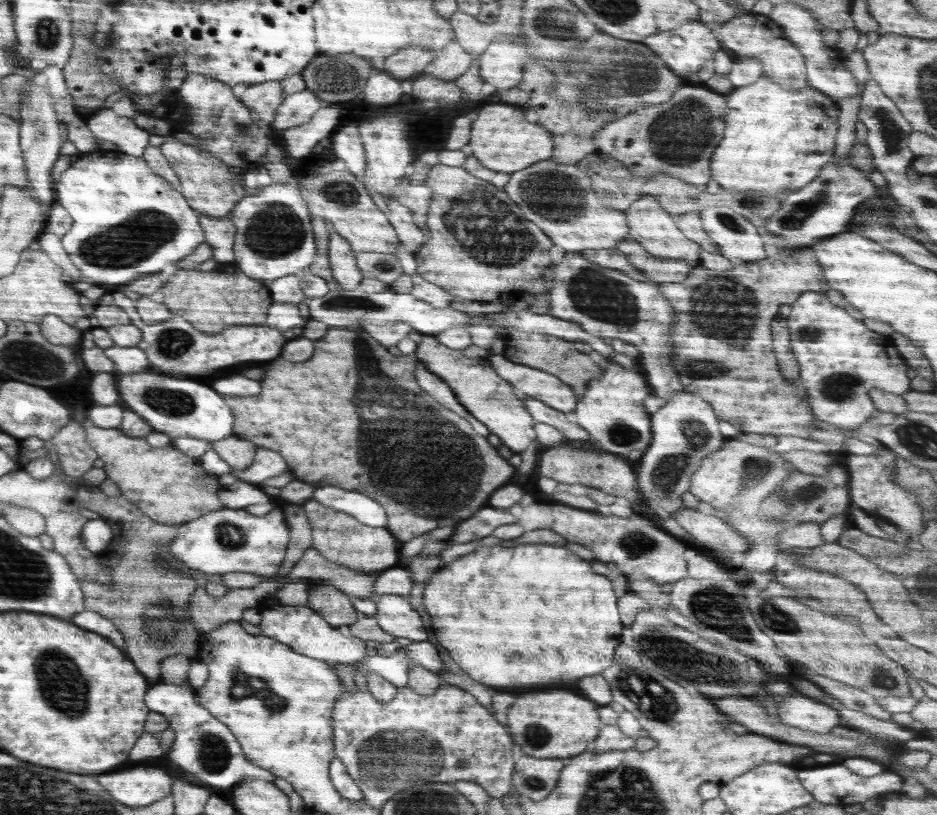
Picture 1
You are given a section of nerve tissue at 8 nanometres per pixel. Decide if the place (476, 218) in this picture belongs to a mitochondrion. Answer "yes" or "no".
yes

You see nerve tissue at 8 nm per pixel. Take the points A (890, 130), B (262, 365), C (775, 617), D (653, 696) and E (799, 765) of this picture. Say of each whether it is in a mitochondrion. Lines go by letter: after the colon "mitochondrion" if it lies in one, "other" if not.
A: mitochondrion
B: other
C: mitochondrion
D: mitochondrion
E: other

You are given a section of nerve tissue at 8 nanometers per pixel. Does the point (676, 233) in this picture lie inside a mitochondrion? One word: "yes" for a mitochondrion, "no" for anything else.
no

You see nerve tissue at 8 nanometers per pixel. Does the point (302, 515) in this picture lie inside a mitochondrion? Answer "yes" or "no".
no

